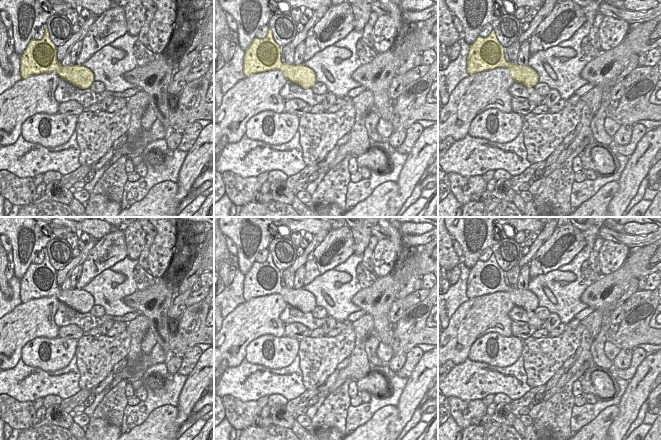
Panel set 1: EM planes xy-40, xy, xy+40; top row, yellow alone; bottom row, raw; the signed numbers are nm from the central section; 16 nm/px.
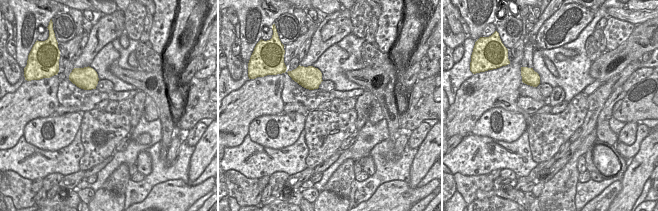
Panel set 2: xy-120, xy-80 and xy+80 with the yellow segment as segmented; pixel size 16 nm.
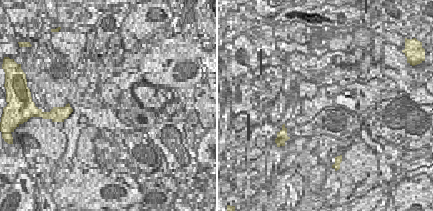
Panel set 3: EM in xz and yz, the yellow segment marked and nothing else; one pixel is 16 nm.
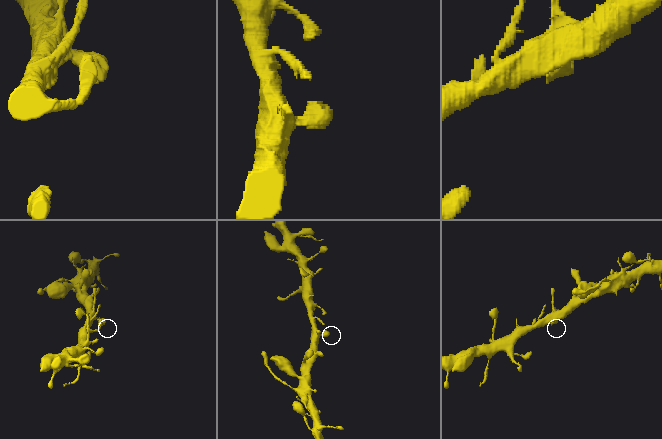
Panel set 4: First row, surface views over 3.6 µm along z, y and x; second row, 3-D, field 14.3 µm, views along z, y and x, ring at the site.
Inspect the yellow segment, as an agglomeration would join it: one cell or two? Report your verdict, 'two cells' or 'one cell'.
one cell

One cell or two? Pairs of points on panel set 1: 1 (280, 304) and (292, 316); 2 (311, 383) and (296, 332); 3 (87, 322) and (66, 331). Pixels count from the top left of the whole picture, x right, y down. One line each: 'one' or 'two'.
1: two
2: two
3: two

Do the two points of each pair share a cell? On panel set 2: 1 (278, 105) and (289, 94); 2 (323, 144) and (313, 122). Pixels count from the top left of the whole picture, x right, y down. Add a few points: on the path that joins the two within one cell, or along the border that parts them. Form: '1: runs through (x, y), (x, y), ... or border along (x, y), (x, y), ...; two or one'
1: border along (283, 78), (281, 100), (284, 104); two
2: runs through (322, 139), (321, 130), (318, 127); one

